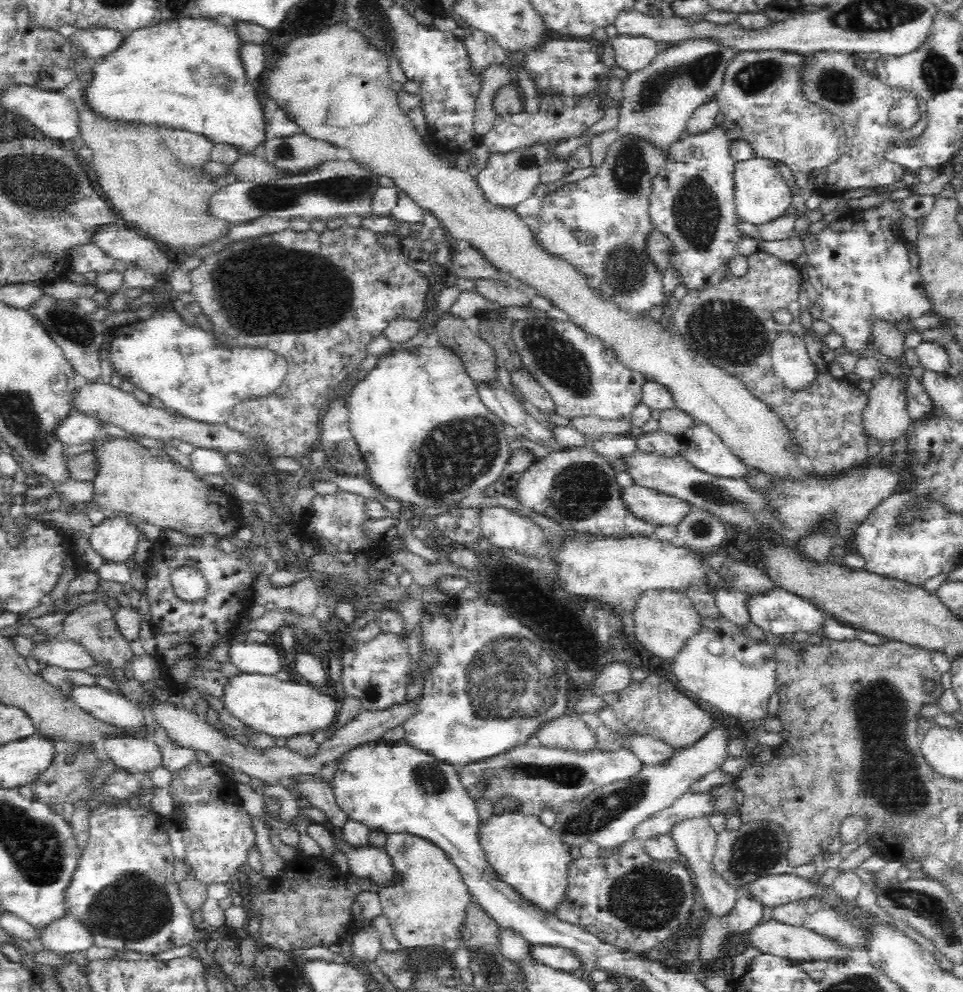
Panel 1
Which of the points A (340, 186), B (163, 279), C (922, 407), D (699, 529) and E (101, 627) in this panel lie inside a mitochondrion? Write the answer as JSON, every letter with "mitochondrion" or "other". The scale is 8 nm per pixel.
{"A":"mitochondrion","B":"other","C":"other","D":"mitochondrion","E":"mitochondrion"}

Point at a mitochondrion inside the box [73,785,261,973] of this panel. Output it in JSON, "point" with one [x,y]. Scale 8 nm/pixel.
{"point":[135,908]}

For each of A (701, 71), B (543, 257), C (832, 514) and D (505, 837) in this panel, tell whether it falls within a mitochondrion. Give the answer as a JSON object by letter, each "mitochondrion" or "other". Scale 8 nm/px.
{"A":"mitochondrion","B":"other","C":"mitochondrion","D":"other"}

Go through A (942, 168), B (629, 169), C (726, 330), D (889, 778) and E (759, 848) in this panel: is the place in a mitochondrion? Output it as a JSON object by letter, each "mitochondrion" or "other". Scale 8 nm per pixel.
{"A":"other","B":"mitochondrion","C":"mitochondrion","D":"mitochondrion","E":"mitochondrion"}

